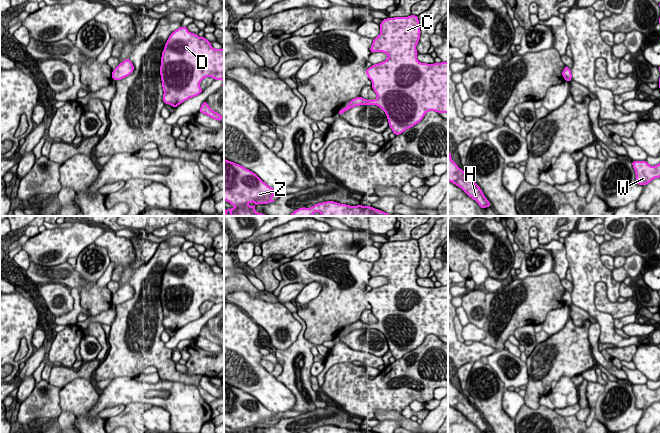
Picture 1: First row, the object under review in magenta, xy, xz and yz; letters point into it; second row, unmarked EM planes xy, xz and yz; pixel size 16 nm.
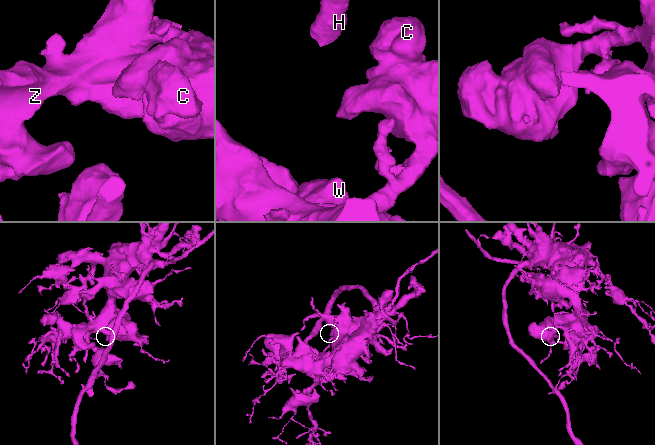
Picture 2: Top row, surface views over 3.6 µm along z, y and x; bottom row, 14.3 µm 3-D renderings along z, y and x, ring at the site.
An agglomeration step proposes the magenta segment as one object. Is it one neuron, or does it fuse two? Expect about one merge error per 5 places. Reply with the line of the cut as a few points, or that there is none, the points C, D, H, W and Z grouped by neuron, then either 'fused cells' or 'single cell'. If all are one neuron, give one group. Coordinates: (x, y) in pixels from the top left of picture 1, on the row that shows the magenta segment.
cut none; groups C D H W Z; single cell

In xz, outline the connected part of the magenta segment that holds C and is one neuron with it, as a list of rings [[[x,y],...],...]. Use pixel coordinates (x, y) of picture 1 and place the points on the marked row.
[[[416,15],[383,19],[380,23],[380,34],[373,39],[370,51],[386,53],[388,58],[365,71],[377,98],[367,100],[358,96],[338,113],[341,115],[355,106],[376,105],[385,112],[389,126],[396,136],[419,123],[428,111],[448,114],[448,61],[434,64],[419,62],[416,46],[420,34]]]

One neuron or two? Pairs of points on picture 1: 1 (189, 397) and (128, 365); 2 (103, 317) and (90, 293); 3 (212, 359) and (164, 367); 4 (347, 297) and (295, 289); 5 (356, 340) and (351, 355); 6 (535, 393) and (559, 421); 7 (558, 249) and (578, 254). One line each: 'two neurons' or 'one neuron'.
1: two neurons
2: two neurons
3: two neurons
4: two neurons
5: two neurons
6: two neurons
7: two neurons

